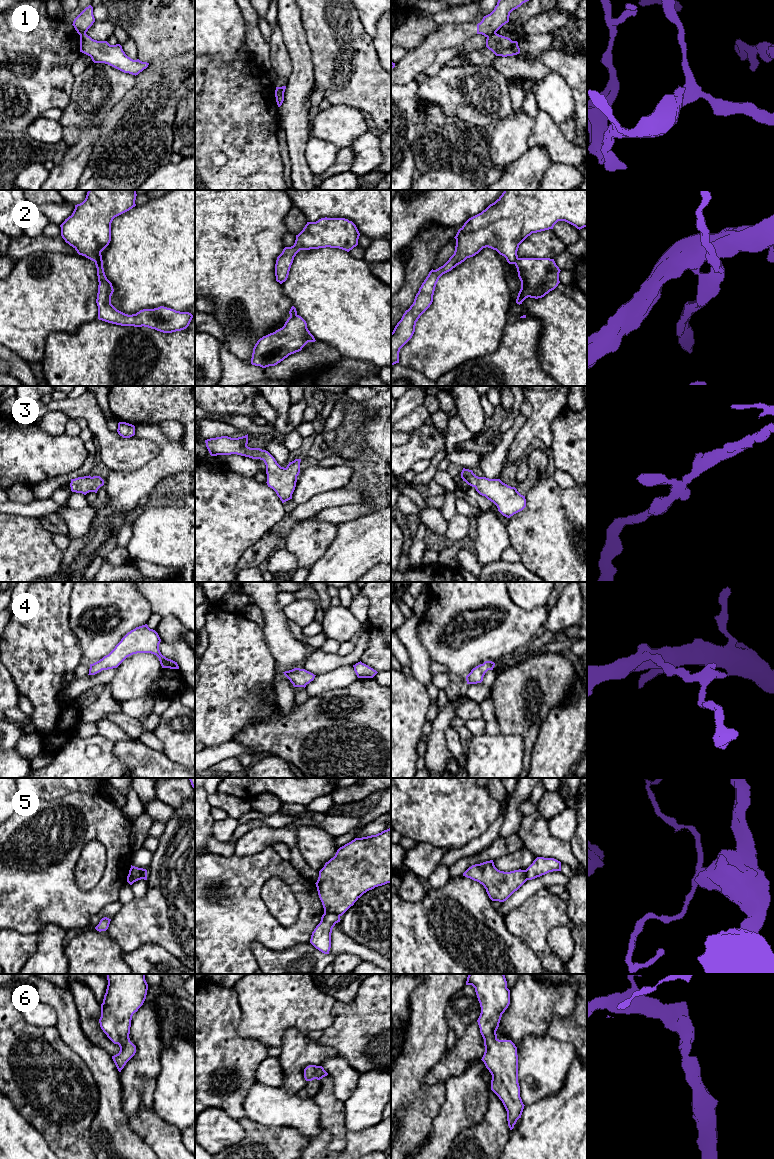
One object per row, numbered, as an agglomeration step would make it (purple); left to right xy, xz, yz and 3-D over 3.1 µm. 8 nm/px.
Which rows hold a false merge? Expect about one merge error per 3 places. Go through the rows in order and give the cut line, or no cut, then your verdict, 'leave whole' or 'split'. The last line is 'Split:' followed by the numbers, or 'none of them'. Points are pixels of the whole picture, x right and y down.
1: yz (495, 32), (487, 38) | split
2: xy (101, 258), (95, 262) | split
3: no cut | leave whole
4: no cut | leave whole
5: xz (324, 912), (330, 912), (339, 916) | split
6: no cut | leave whole
Split: 1, 2, 5

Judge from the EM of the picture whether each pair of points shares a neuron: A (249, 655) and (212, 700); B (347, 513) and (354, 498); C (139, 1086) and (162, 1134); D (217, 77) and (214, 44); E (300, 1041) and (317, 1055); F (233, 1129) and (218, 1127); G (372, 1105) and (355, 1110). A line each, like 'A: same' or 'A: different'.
A: same
B: different
C: different
D: different
E: same
F: same
G: same

